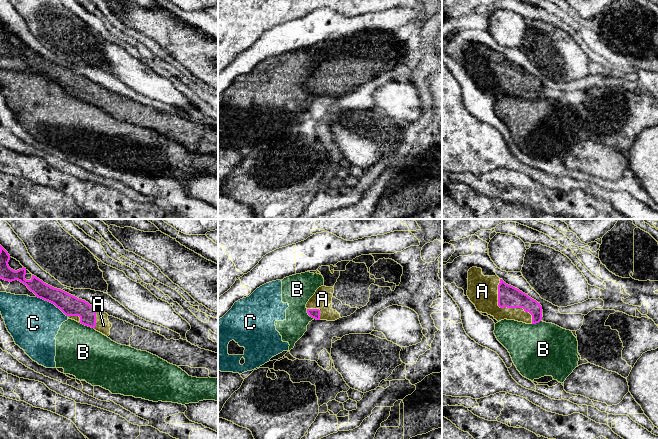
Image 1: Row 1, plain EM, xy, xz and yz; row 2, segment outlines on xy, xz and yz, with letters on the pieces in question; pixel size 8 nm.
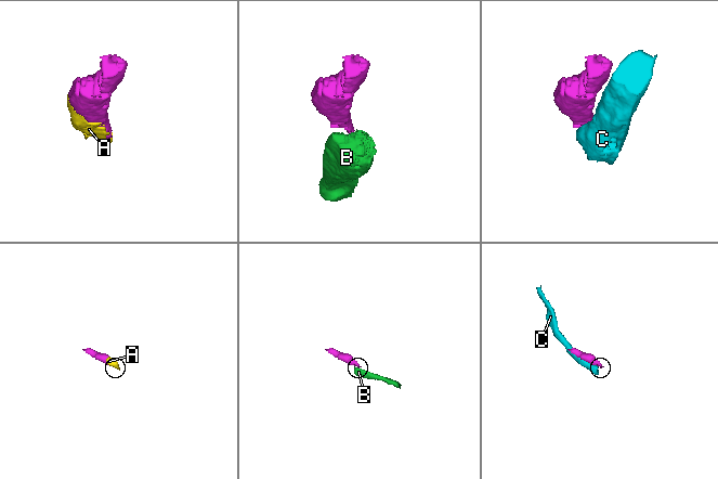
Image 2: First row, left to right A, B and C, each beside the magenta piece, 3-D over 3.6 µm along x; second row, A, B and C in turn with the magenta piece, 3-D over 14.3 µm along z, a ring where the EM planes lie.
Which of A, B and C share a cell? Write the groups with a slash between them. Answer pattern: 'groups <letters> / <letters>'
groups A / B C

